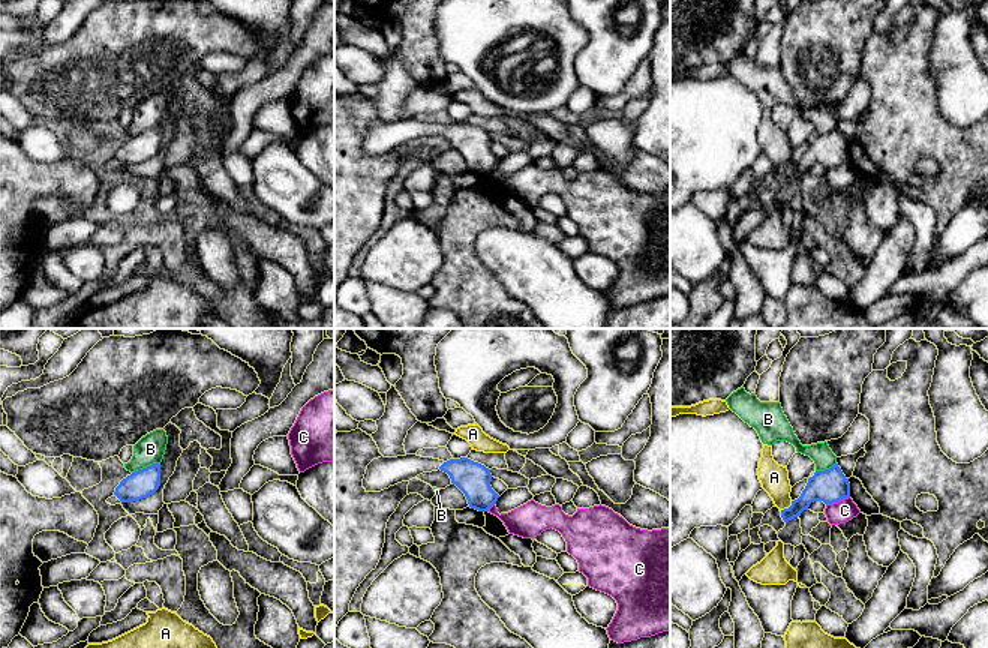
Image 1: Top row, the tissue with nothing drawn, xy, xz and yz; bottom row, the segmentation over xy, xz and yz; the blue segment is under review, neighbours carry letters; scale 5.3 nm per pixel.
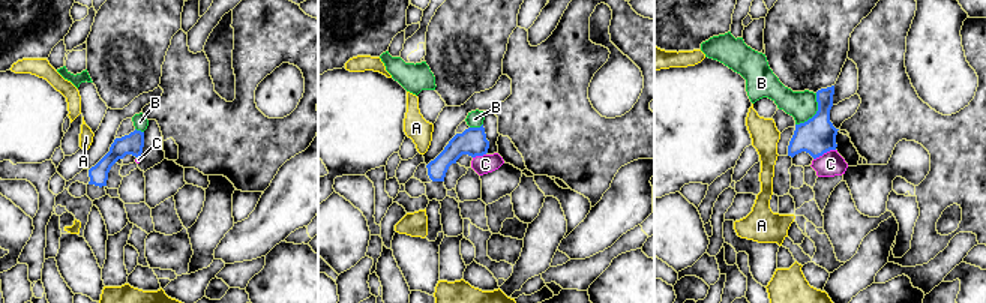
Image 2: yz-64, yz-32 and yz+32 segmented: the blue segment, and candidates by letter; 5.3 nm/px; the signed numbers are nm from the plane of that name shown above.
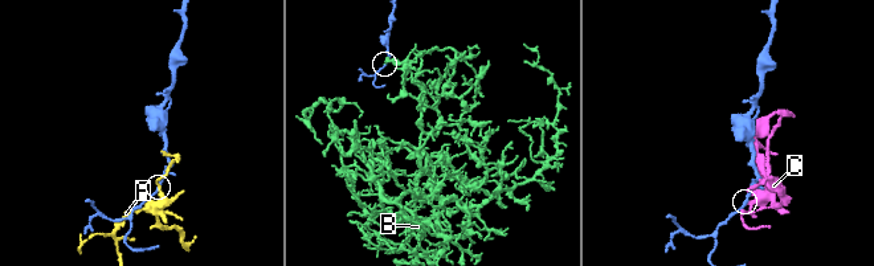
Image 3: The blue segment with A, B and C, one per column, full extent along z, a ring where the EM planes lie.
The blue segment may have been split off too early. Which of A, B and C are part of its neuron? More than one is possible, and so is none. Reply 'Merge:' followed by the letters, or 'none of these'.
Merge: none of these

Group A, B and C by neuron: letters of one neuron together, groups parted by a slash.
A / B / C

